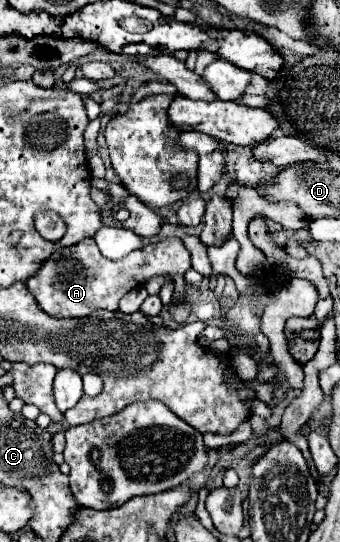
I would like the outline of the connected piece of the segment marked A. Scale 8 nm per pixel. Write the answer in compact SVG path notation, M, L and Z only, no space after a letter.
M166 238L166 240L160 240L156 244L148 244L146 248L128 254L124 260L108 260L100 254L94 240L82 240L74 246L58 248L48 258L48 262L44 262L40 272L28 280L28 290L34 296L38 308L44 310L48 316L52 316L52 318L84 318L94 310L118 310L118 300L124 294L128 294L130 290L142 286L152 276L158 276L158 274L180 274L180 276L184 276L184 272L188 268L190 268L190 252L182 244L180 238Z

